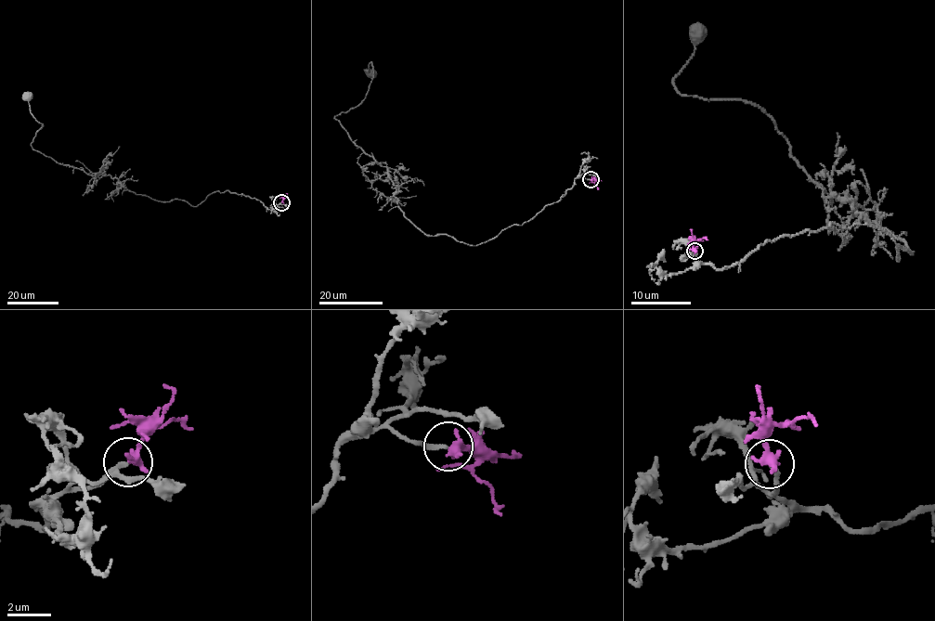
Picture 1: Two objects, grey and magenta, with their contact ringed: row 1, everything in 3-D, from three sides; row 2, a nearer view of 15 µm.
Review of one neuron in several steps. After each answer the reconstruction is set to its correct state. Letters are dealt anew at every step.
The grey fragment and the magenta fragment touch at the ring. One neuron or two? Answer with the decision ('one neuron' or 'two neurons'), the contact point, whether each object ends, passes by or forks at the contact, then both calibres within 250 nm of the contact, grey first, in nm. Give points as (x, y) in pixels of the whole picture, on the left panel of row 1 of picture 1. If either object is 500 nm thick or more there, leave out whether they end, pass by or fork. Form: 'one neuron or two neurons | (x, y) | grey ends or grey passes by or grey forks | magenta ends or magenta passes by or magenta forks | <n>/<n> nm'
one neuron | (281, 202) | grey ends | magenta ends | 170/420 nm

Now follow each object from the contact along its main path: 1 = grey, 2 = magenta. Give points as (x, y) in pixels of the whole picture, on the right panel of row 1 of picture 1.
1: (694, 251), (720, 268), (831, 223), (913, 253), (828, 203), (750, 103), (679, 94), (698, 22)
2: (694, 251), (696, 240), (707, 239)

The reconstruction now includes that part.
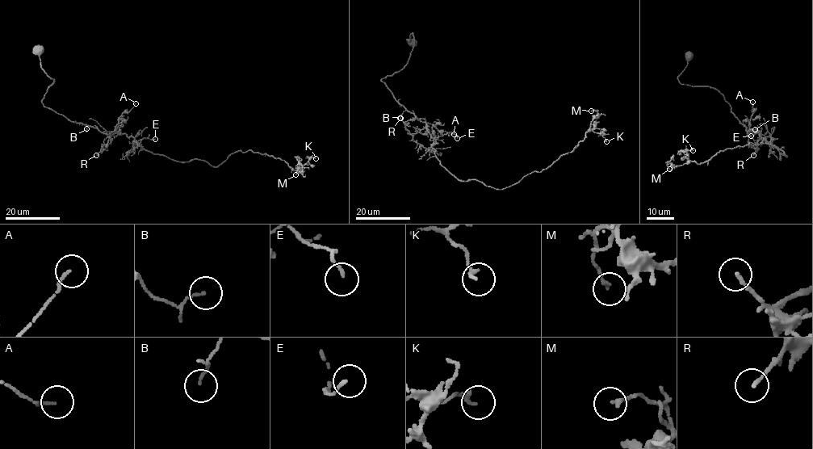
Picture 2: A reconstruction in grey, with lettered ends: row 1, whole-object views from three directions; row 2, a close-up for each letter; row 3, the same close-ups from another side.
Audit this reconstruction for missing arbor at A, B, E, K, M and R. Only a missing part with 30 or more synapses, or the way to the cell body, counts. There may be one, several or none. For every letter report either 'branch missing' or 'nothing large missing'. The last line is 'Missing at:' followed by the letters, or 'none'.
A: nothing large missing
B: nothing large missing
E: nothing large missing
K: nothing large missing
M: nothing large missing
R: nothing large missing
Missing at: none

